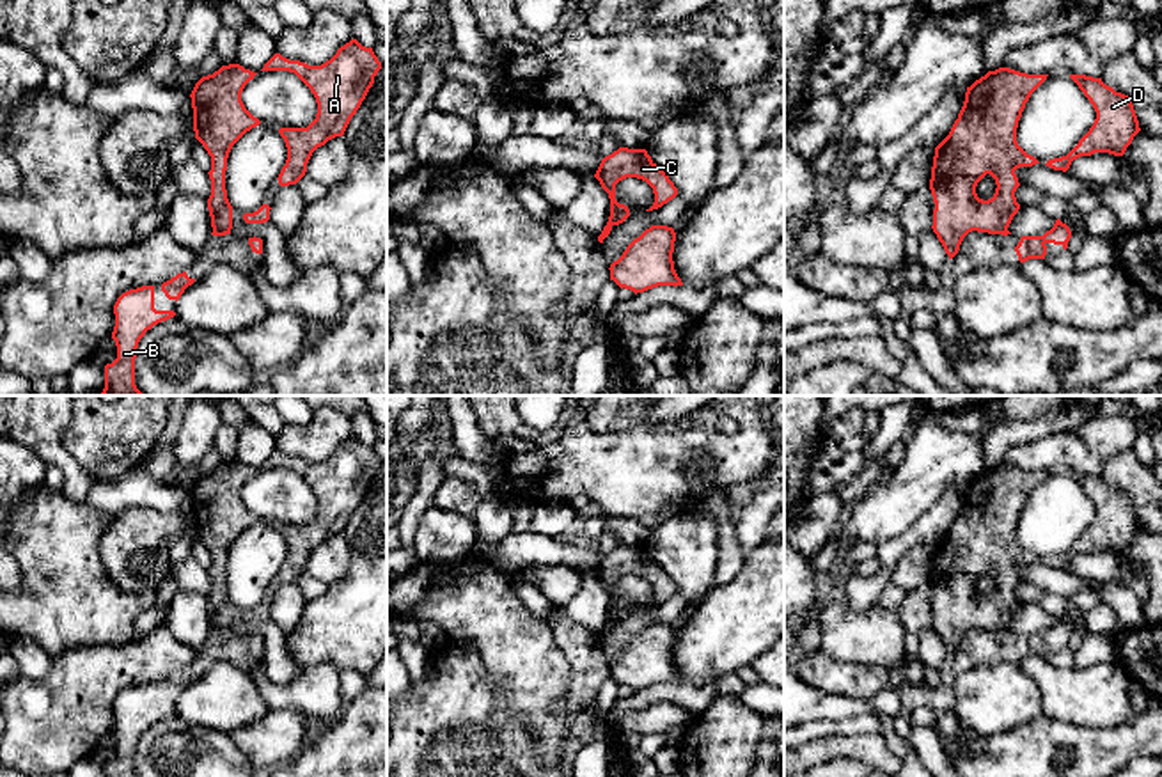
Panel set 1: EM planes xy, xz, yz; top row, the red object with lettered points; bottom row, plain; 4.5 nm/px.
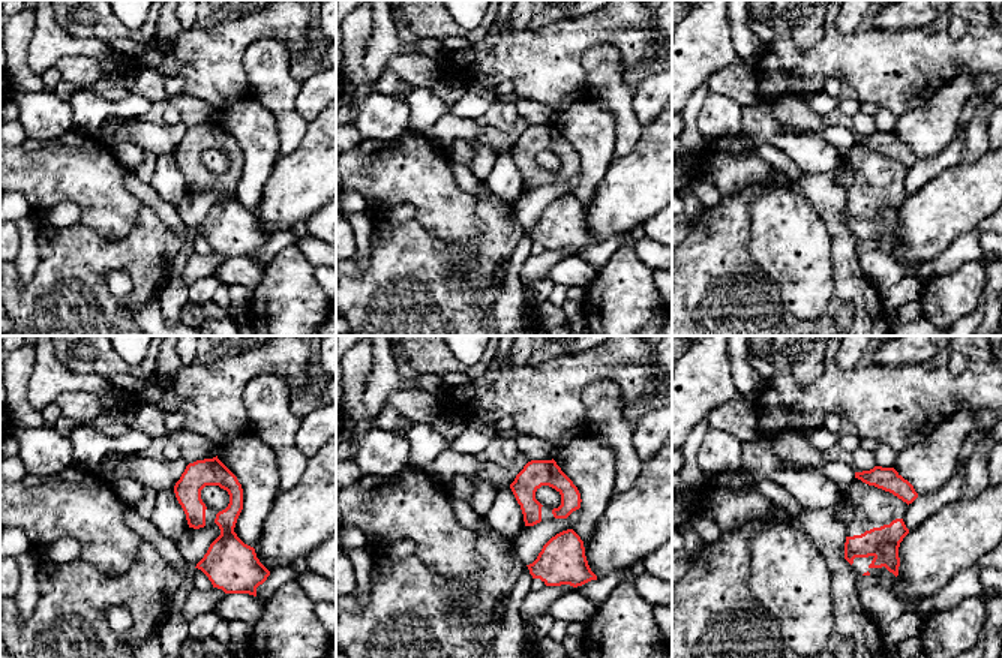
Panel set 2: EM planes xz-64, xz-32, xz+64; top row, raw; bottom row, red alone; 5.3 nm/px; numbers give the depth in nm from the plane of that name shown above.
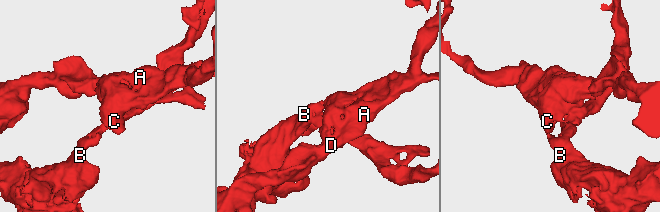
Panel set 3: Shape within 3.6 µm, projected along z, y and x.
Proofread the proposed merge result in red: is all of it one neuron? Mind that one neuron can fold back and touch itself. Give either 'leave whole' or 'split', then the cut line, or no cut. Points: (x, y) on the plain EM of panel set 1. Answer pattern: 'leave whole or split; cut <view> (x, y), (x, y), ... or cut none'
split; cut xz (611, 609), (627, 614)

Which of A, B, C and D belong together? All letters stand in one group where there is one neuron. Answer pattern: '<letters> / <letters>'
A C D / B

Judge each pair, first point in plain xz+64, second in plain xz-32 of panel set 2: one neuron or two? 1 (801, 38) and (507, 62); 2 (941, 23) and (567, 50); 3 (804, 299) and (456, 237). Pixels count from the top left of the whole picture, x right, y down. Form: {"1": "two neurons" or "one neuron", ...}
{"1": "two neurons", "2": "one neuron", "3": "one neuron"}

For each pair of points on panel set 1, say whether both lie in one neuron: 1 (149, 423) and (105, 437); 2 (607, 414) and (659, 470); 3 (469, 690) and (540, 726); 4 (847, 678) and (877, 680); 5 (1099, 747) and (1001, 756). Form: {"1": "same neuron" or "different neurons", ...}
{"1": "same neuron", "2": "different neurons", "3": "different neurons", "4": "same neuron", "5": "same neuron"}

